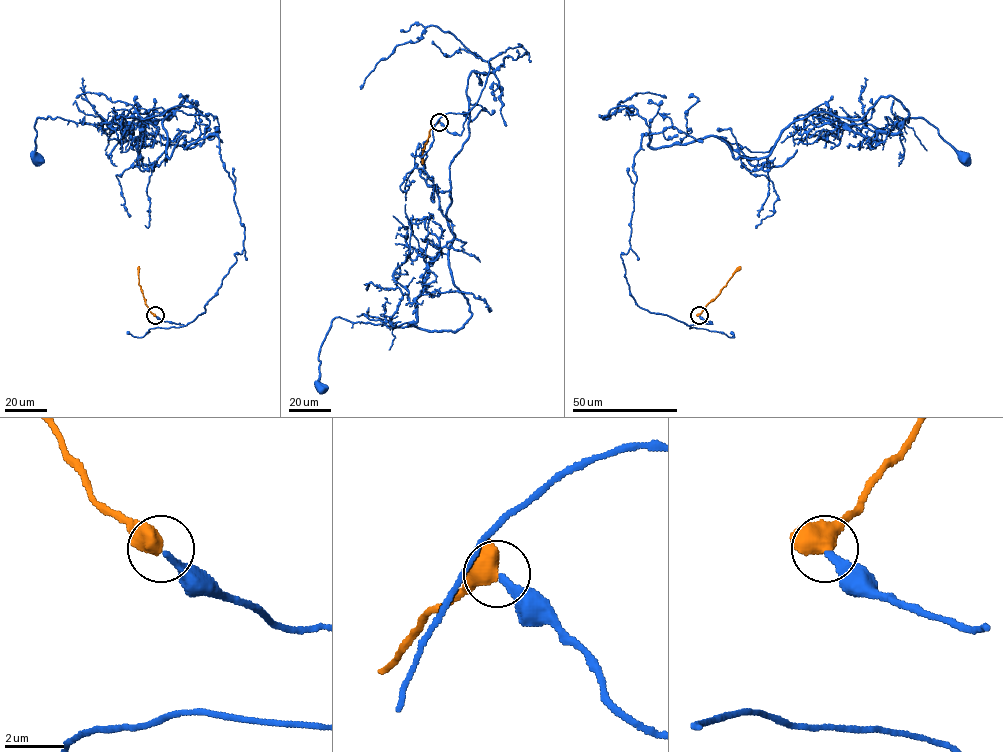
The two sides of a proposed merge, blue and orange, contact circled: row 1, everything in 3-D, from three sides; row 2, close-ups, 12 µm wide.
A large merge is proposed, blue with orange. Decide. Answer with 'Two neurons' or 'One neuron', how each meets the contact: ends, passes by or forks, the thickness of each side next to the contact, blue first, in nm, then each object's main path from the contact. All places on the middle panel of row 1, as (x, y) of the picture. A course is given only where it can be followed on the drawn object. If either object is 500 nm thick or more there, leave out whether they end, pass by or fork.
One neuron. At the ring blue ends. At the ring orange passes by. Thickness 240 nm (blue) against 460 nm. Course of blue: (439, 122), (461, 135), (488, 61), (528, 53), (469, 76), (454, 239), (417, 319), (335, 317), (319, 387). Course of orange: (439, 122), (429, 131), (422, 149), (422, 164)

